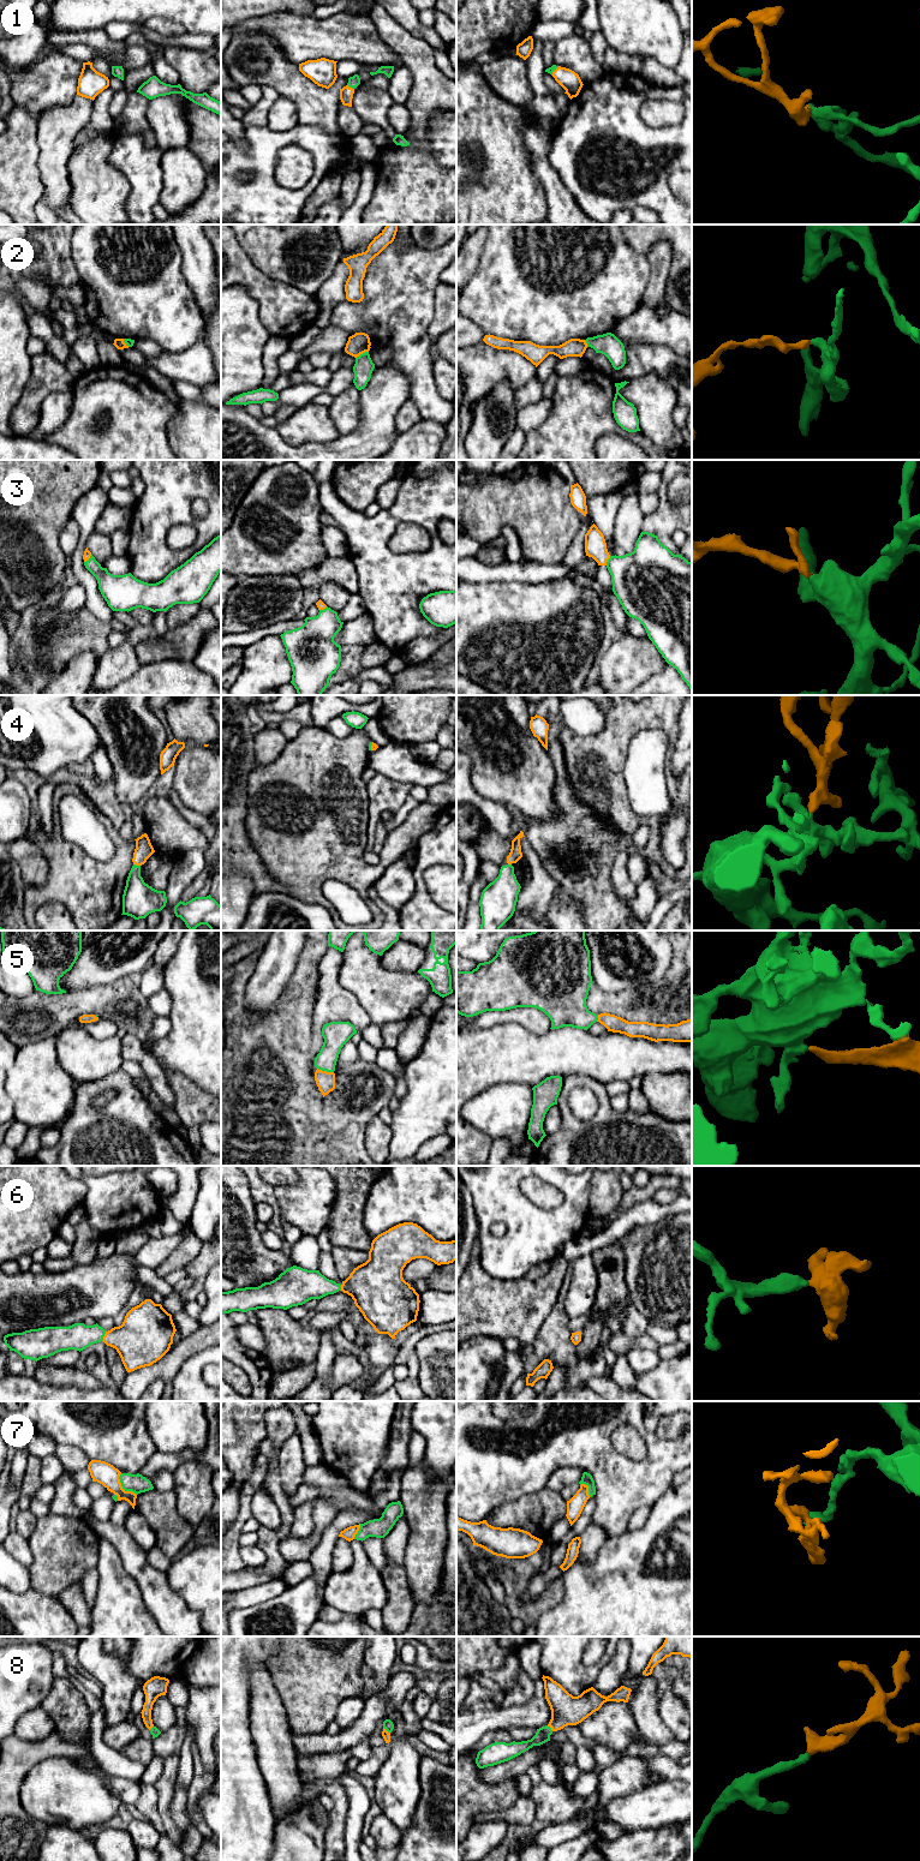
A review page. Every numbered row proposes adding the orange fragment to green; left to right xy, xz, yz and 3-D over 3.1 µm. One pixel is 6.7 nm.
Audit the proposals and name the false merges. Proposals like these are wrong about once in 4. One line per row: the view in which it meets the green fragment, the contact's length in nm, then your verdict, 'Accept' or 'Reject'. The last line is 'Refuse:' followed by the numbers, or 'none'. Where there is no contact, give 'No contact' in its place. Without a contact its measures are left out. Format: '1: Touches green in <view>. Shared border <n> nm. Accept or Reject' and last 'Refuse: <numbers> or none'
1: Touches green in xz. Shared border 60 nm. Accept
2: Touches green in xz. Shared border 100 nm. Reject
3: Touches green in yz. Shared border 70 nm. Accept
4: Touches green in xy. Shared border 50 nm. Accept
5: Touches green in xz. Shared border 120 nm. Accept
6: Touches green in xy. Shared border 70 nm. Accept
7: Touches green in xy. Shared border 190 nm. Reject
8: Touches green in xz. Shared border 60 nm. Accept
Refuse: 2, 7

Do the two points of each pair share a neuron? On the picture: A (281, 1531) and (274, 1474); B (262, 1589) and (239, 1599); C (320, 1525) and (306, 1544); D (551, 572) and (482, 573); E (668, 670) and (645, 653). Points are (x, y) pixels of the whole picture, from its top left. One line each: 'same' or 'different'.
A: same
B: same
C: same
D: same
E: different

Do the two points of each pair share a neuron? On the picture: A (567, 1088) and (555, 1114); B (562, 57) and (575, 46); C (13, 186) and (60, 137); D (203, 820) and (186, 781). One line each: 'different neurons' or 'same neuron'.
A: different neurons
B: same neuron
C: different neurons
D: different neurons

